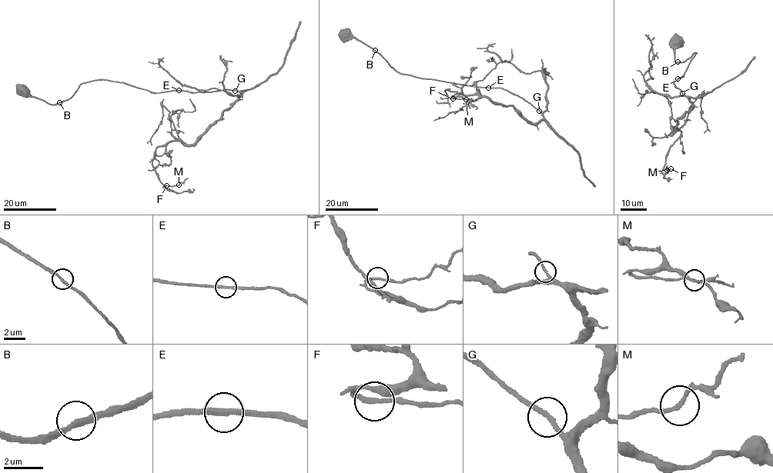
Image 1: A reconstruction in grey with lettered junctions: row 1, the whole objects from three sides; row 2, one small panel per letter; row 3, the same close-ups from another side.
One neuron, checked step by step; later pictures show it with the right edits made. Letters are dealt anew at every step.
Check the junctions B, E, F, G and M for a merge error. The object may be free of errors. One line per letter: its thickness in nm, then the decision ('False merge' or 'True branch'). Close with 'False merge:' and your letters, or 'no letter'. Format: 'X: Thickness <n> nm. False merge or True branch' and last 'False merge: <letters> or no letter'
B: Thickness 240 nm. True branch
E: Thickness 240 nm. True branch
F: Thickness 220 nm. True branch
G: Thickness 220 nm. True branch
M: Thickness 200 nm. True branch
False merge: no letter

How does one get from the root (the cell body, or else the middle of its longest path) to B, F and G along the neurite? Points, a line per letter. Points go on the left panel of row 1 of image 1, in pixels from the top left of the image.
B: (24, 91), (50, 104), (59, 102)
F: (24, 91), (53, 104), (98, 80), (154, 92), (241, 91), (192, 144), (156, 148), (152, 163), (166, 185)
G: (24, 91), (53, 104), (68, 99), (82, 83), (98, 80), (124, 82), (154, 92), (235, 91)

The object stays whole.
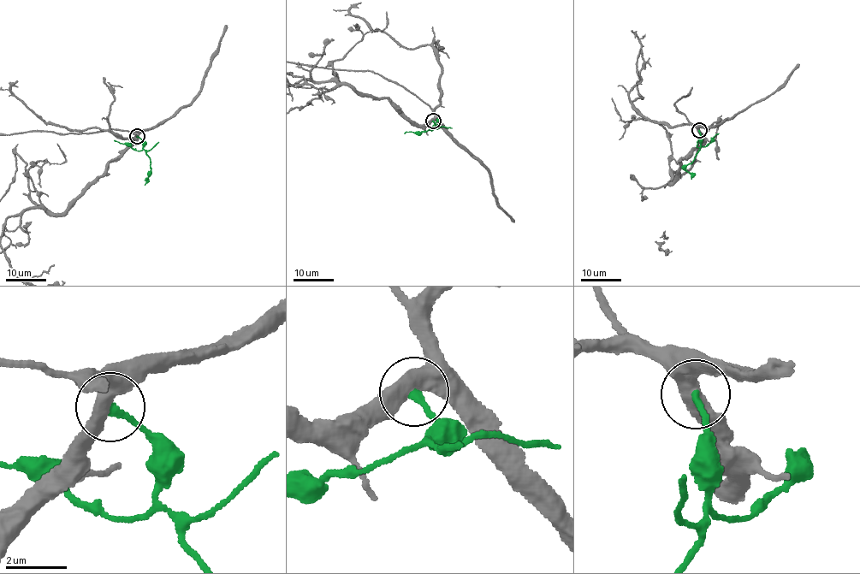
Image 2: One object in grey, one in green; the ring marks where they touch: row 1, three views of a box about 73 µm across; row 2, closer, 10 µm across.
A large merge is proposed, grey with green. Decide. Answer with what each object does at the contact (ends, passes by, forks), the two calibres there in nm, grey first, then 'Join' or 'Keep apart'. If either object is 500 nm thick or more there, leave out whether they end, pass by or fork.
Thickness 500 nm (grey) against 220 nm. Keep apart

